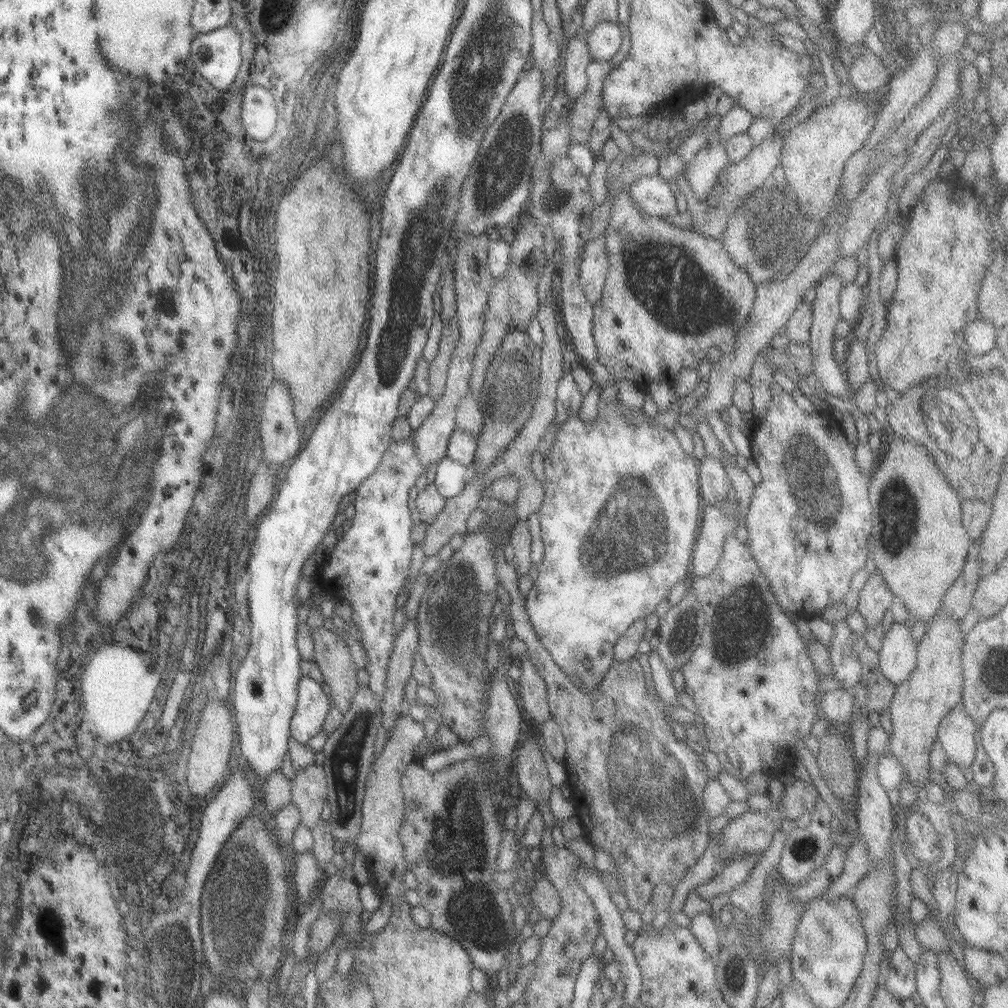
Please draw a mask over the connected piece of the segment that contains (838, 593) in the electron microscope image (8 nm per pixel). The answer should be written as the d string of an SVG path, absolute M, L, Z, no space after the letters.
M775 381L769 384L769 390L771 390L771 399L767 405L765 417L753 421L752 430L748 433L751 458L755 467L759 470L760 482L754 486L748 510L741 518L743 526L747 528L748 535L747 541L743 542L743 544L745 549L747 549L747 553L753 557L753 561L755 561L759 572L765 577L767 585L769 585L770 591L773 593L776 604L781 608L781 611L786 615L791 611L795 614L800 612L808 615L822 616L825 608L843 600L849 590L849 580L851 580L855 570L863 568L865 556L867 556L865 544L867 544L867 536L871 532L871 520L869 520L871 508L869 508L869 502L867 502L867 486L869 486L869 476L867 474L869 473L861 473L854 466L852 444L847 443L845 439L842 444L839 442L839 445L836 445L835 441L830 442L826 424L829 420L836 419L834 413L803 413L793 402L791 395L781 391Z

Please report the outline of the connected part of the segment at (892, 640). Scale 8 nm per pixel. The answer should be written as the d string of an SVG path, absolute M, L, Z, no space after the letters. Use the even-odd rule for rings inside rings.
M908 622L891 623L881 639L877 656L879 670L891 684L897 686L907 679L916 661L916 644L911 639Z

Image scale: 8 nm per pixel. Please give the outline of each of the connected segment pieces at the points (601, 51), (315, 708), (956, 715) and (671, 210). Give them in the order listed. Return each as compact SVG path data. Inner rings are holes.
M599 22L583 36L591 61L609 61L621 42L621 30L613 22Z
M301 676L297 683L297 703L291 715L289 732L295 741L307 744L321 730L321 723L332 703L311 677Z
M961 702L939 721L936 740L941 745L946 760L957 765L961 770L969 768L974 760L975 731L975 723L967 717Z
M657 175L640 176L633 179L628 190L631 204L644 215L661 219L677 213L669 180L661 180Z

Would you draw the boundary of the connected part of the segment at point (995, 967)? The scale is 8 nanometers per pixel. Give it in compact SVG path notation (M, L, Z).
M964 946L962 948L963 966L969 973L969 980L988 988L1000 982L1006 976L1006 963L1000 954L977 950Z

